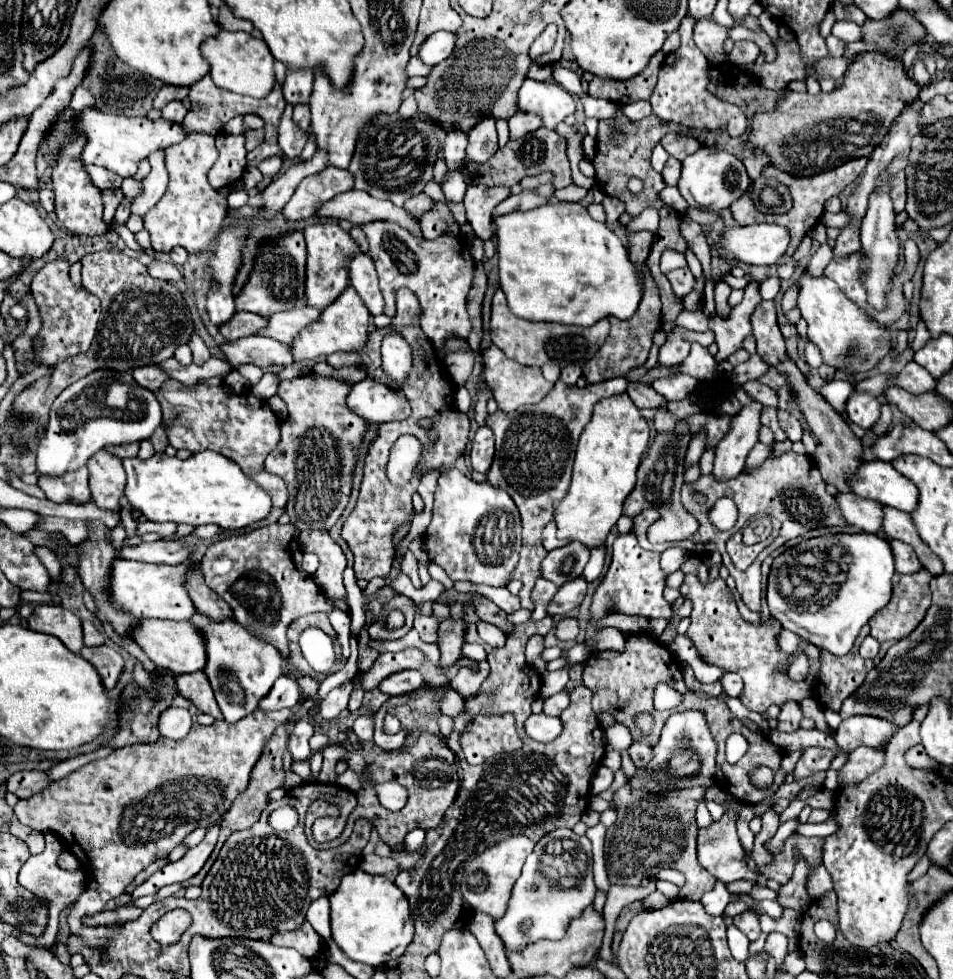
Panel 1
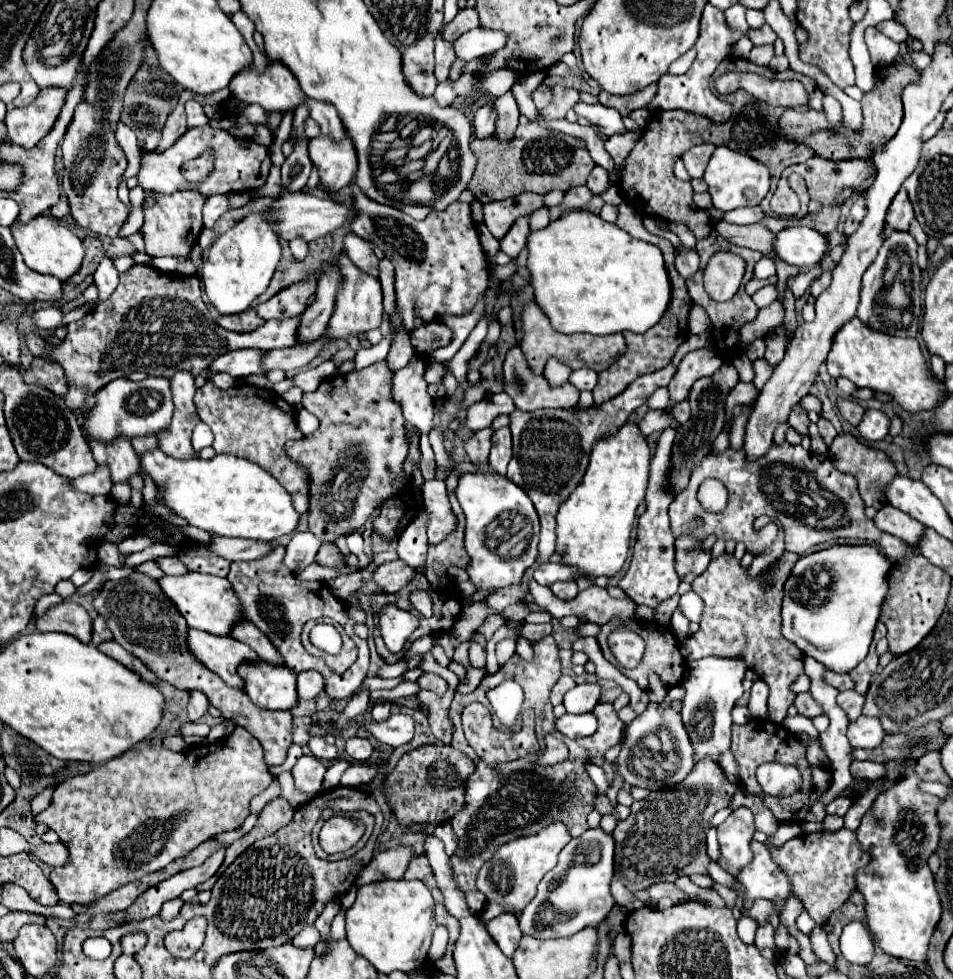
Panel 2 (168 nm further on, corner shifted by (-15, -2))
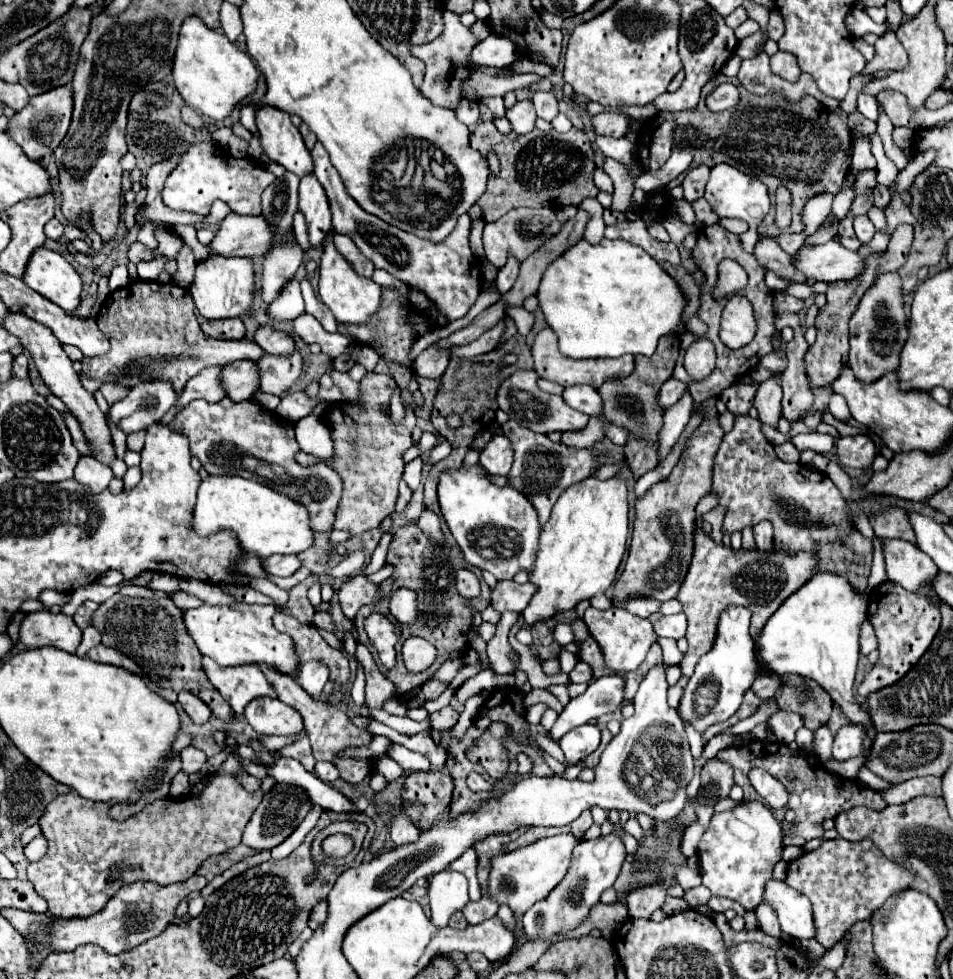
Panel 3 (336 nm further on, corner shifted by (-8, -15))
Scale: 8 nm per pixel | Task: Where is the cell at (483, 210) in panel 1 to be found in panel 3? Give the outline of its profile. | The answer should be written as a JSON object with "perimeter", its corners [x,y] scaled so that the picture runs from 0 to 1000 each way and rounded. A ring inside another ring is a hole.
{"perimeter":[[[540,212],[536,217],[532,217],[526,225],[509,229],[507,235],[507,251],[509,251],[509,261],[522,272],[526,274],[526,270],[530,270],[534,257],[538,257],[538,261],[542,261],[545,268],[549,268],[555,259],[559,259],[574,243],[582,241],[587,237],[589,229],[582,223],[580,212]]]}

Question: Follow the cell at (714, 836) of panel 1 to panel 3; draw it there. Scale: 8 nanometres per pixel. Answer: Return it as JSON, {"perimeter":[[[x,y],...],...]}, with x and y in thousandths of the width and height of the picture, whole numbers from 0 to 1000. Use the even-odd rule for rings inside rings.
{"perimeter":[[[809,897],[803,901],[801,911],[801,923],[811,925],[820,950],[832,958],[853,958],[853,934],[851,923],[845,915],[841,915],[836,909],[828,907],[824,901]]]}

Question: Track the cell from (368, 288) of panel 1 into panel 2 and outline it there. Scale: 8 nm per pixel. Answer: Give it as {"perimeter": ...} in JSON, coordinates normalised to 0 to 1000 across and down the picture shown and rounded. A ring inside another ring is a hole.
{"perimeter":[[[365,238],[361,242],[361,258],[369,265],[369,269],[380,275],[382,279],[388,279],[392,283],[397,283],[397,263],[392,260],[390,252],[386,246],[378,244],[371,238]]]}

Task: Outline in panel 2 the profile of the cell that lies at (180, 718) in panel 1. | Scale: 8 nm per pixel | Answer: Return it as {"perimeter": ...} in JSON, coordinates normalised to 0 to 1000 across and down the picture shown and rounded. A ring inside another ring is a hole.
{"perimeter":[[[201,704],[201,706],[199,706],[199,716],[197,716],[197,732],[199,732],[199,736],[210,734],[210,732],[218,726],[218,722],[220,722],[220,718],[218,718],[218,714],[212,710],[212,706]]]}

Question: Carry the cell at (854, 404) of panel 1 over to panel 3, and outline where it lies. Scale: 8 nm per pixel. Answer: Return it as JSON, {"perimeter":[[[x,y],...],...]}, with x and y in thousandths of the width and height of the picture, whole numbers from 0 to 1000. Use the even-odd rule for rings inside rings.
{"perimeter":[[[908,443],[887,445],[887,447],[882,445],[878,449],[878,466],[885,476],[910,478],[910,476],[914,476],[918,464],[920,464],[918,451]]]}

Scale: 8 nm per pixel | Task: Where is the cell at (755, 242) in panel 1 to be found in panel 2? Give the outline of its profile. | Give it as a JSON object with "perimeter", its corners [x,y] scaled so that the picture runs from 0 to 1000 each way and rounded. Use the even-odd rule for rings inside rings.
{"perimeter":[[[827,232],[821,234],[814,240],[812,254],[818,265],[823,265],[829,271],[844,273],[844,271],[856,271],[865,267],[871,258],[871,250],[867,240],[860,240],[858,236],[850,232]]]}

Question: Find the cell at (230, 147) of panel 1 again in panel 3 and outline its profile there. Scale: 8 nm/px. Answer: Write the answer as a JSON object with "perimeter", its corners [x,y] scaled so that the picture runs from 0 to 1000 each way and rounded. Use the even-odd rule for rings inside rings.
{"perimeter":[[[207,145],[200,147],[192,157],[186,172],[177,178],[171,192],[171,206],[182,215],[198,215],[207,219],[217,219],[226,204],[234,204],[249,219],[274,219],[274,196],[289,184],[289,180],[263,161],[244,161],[230,153],[226,147]]]}

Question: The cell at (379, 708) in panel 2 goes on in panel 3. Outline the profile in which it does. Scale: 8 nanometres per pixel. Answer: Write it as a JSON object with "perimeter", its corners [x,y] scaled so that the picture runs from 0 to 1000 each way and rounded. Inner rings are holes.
{"perimeter":[[[375,658],[375,672],[381,676],[383,693],[385,693],[383,719],[387,725],[400,725],[402,719],[414,711],[414,699],[398,686],[389,666],[381,658]]]}

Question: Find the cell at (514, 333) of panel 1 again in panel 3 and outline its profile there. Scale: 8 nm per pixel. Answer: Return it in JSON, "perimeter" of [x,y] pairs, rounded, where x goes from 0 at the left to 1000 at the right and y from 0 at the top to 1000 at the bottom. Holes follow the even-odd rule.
{"perimeter":[[[570,335],[561,343],[559,353],[557,353],[557,362],[559,362],[559,368],[561,368],[561,380],[568,386],[572,386],[576,390],[584,390],[589,394],[618,392],[618,394],[629,396],[633,390],[643,388],[643,386],[656,386],[664,378],[664,364],[650,364],[650,366],[612,366],[612,368],[597,366],[597,364],[593,364],[593,362],[587,360],[587,355],[584,355],[584,343],[576,335]]]}

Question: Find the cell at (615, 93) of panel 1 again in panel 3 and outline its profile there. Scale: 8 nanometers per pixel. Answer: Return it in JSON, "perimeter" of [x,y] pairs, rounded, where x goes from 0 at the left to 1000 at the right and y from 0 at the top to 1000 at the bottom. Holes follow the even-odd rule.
{"perimeter":[[[631,114],[631,116],[622,118],[620,123],[622,123],[624,135],[647,139],[647,141],[658,137],[660,125],[662,125],[662,121],[658,116],[654,116],[654,114]]]}

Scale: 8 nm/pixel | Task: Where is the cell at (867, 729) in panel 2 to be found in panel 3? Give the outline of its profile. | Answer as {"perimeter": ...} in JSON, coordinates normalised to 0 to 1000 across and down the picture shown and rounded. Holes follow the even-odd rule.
{"perimeter":[[[889,740],[885,742],[874,758],[874,774],[891,776],[903,770],[908,756],[908,744],[903,740]]]}

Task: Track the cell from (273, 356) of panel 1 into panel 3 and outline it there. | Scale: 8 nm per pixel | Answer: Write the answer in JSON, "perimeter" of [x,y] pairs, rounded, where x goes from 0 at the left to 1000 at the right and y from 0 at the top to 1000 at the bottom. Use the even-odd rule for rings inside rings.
{"perimeter":[[[224,374],[224,376],[215,376],[211,382],[203,384],[198,388],[198,392],[194,392],[194,400],[190,400],[190,407],[186,409],[186,413],[190,417],[194,417],[200,409],[205,407],[213,407],[219,411],[228,411],[236,404],[236,396],[232,390],[232,374]]]}

